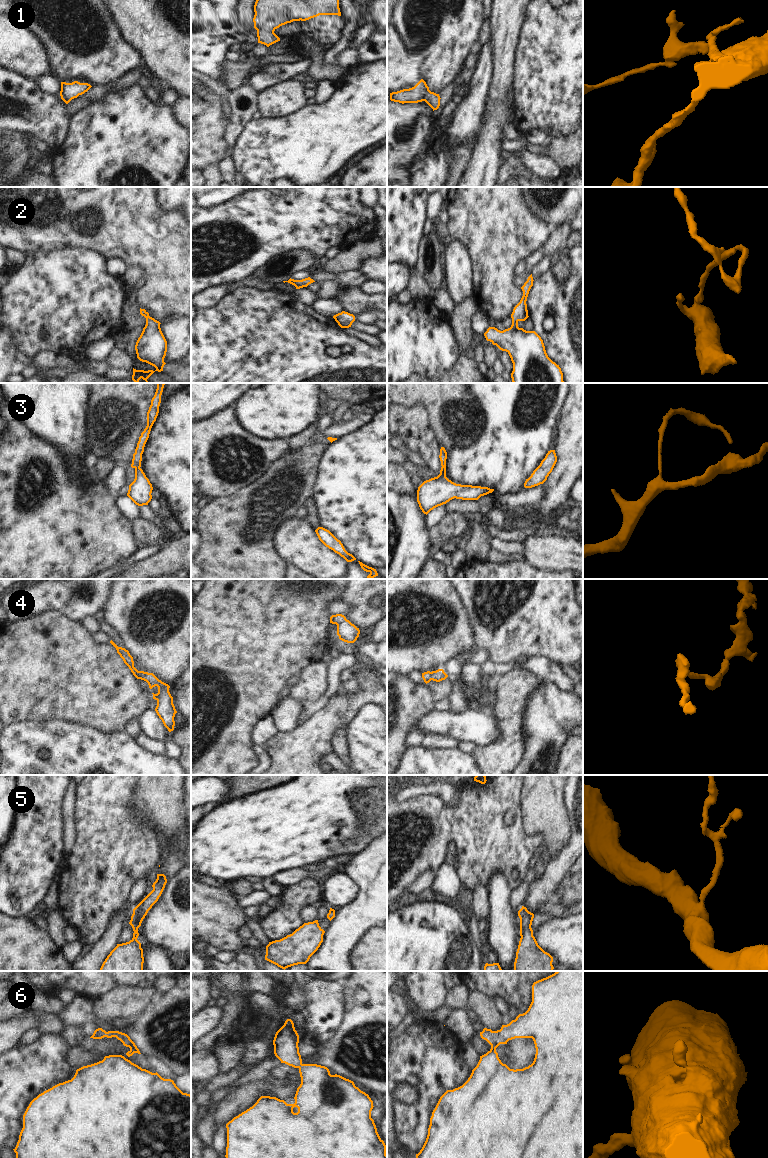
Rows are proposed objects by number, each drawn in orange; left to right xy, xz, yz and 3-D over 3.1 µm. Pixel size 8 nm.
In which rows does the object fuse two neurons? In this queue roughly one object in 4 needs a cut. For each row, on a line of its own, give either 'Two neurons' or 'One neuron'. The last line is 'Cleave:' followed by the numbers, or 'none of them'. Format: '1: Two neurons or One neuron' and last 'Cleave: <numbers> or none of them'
1: One neuron
2: One neuron
3: One neuron
4: One neuron
5: One neuron
6: One neuron
Cleave: none of them

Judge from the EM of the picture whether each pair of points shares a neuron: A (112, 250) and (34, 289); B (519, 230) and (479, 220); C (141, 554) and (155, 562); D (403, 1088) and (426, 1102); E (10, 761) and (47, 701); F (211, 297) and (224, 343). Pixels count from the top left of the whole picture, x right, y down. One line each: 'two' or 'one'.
A: two
B: one
C: two
D: two
E: two
F: two

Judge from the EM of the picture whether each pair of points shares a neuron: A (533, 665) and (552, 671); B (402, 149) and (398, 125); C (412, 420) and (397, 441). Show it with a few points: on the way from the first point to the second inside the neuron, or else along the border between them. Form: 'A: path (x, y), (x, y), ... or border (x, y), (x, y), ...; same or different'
A: path (538, 665), (547, 671); same
B: path (405, 142), (412, 135), (405, 128); same
C: border (397, 433), (411, 449), (418, 452); different

